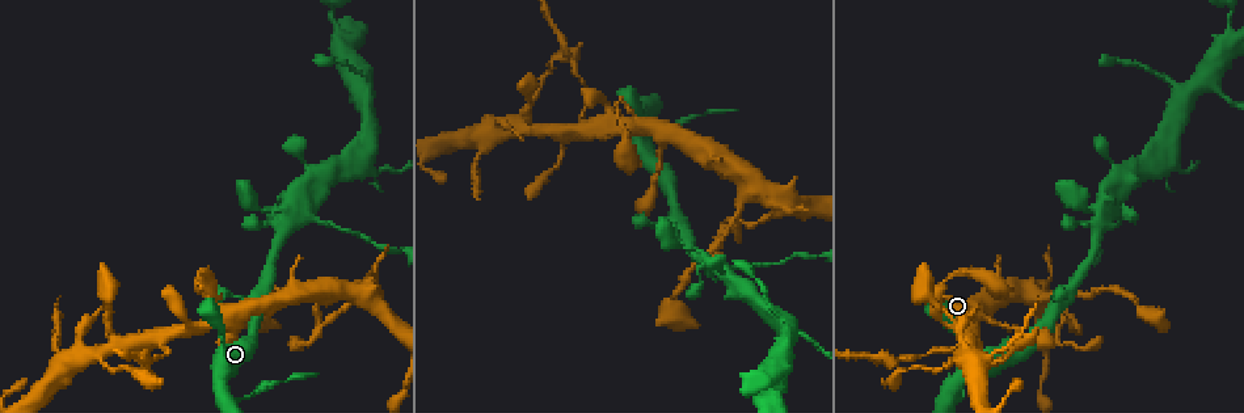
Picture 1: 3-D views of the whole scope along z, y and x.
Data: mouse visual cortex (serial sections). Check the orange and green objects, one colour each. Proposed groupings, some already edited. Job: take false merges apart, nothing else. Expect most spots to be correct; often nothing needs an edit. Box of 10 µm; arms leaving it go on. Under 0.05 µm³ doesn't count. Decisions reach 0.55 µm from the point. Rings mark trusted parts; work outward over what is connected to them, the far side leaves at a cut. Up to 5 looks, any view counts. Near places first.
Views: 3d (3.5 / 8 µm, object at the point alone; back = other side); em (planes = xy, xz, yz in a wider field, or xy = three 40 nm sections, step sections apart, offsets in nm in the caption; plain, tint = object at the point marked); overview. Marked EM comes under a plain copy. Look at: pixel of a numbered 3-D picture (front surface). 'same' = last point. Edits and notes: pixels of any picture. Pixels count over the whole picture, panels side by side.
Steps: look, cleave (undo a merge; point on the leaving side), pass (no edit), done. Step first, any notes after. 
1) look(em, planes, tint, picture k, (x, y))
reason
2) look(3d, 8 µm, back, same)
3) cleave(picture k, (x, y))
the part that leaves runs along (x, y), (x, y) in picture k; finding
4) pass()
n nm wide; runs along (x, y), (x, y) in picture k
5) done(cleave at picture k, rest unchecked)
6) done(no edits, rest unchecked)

look(3d, 3.5 µm, picture 1, (957, 346))
four arms meet

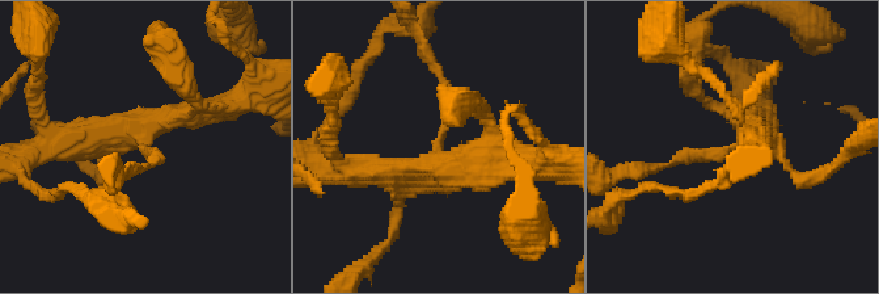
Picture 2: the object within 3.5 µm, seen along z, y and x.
look(em, xy, step 2, tint, picture 2, (729, 147))
4 arms; arms of 150, 200, 300, 350 nm

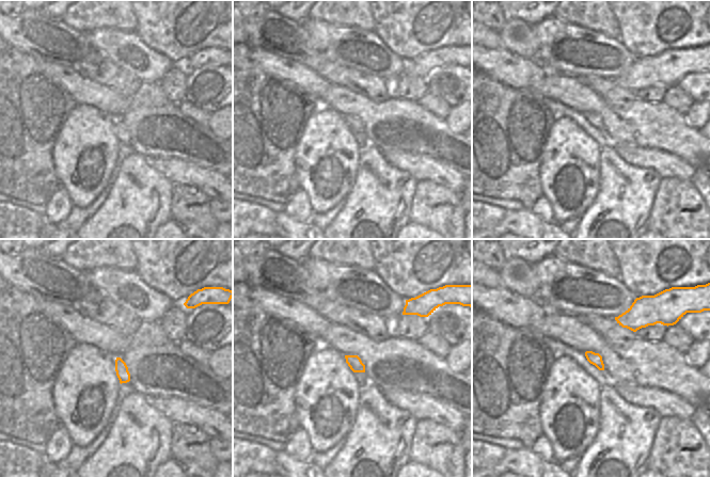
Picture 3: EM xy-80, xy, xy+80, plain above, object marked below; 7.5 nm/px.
cleave(picture 2, (430, 55))
the part that leaves runs along (717, 154), (620, 173) in picture 2; two cells meet here

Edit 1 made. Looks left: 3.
look(overview)

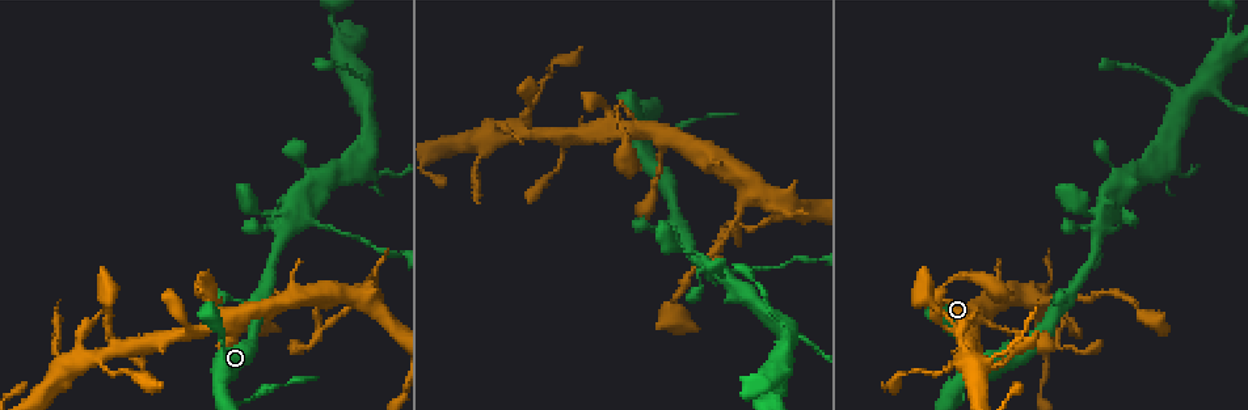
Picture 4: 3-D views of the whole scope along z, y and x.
look(3d, 3.5 µm, picture 4, (325, 224))
calibre changes

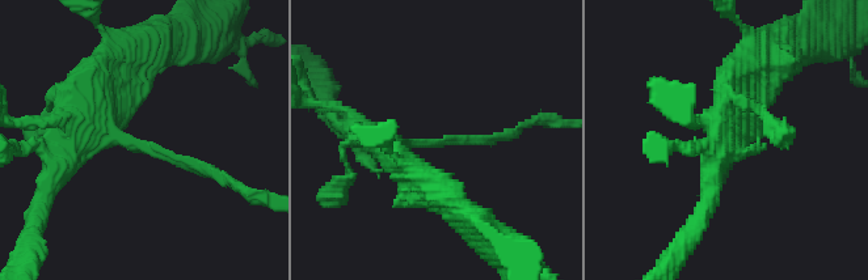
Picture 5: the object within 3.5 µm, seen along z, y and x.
look(em, xy, step 2, tint, picture 5, (139, 145))
arms of 150, 350 nm

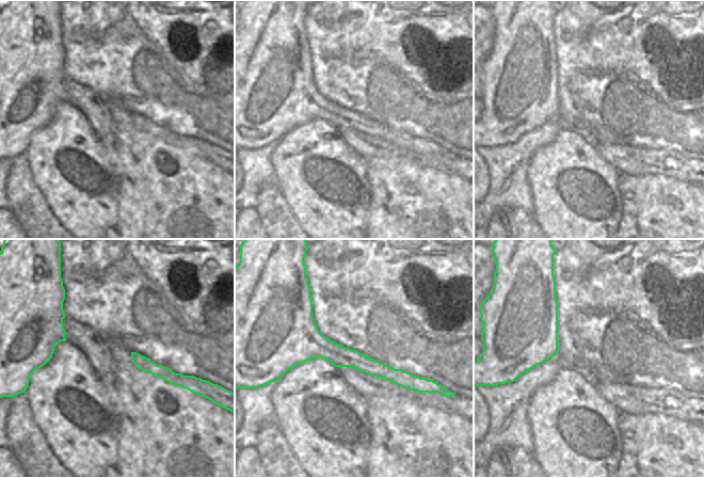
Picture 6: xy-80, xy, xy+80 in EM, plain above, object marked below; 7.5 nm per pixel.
pass()
all the same cell

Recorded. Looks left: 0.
done(cleave at picture 2, rest unchecked)

